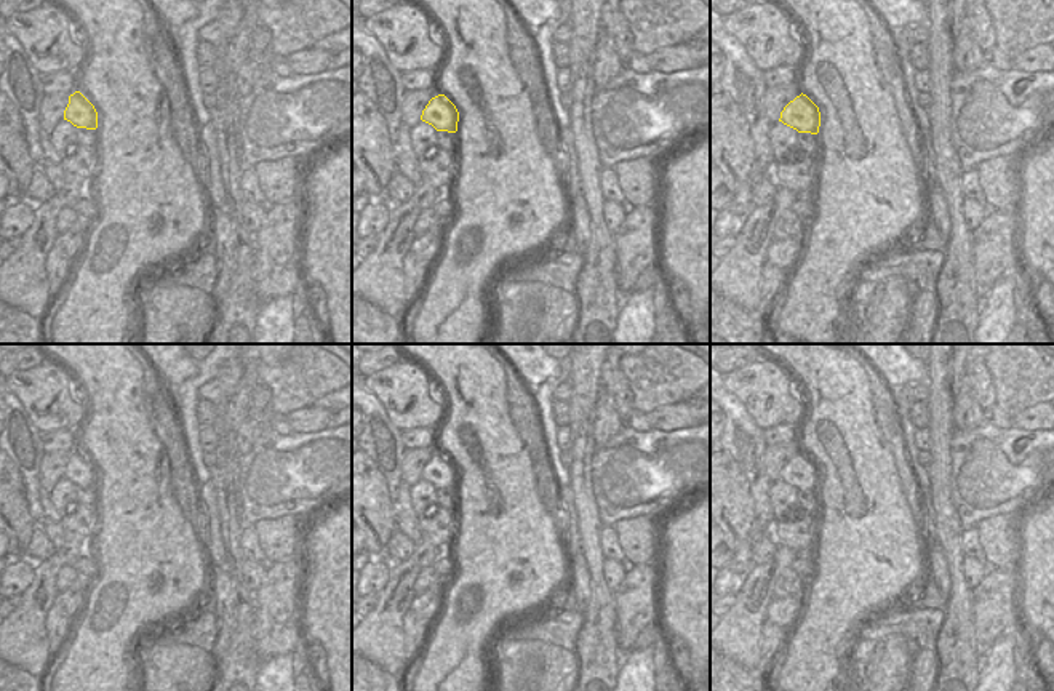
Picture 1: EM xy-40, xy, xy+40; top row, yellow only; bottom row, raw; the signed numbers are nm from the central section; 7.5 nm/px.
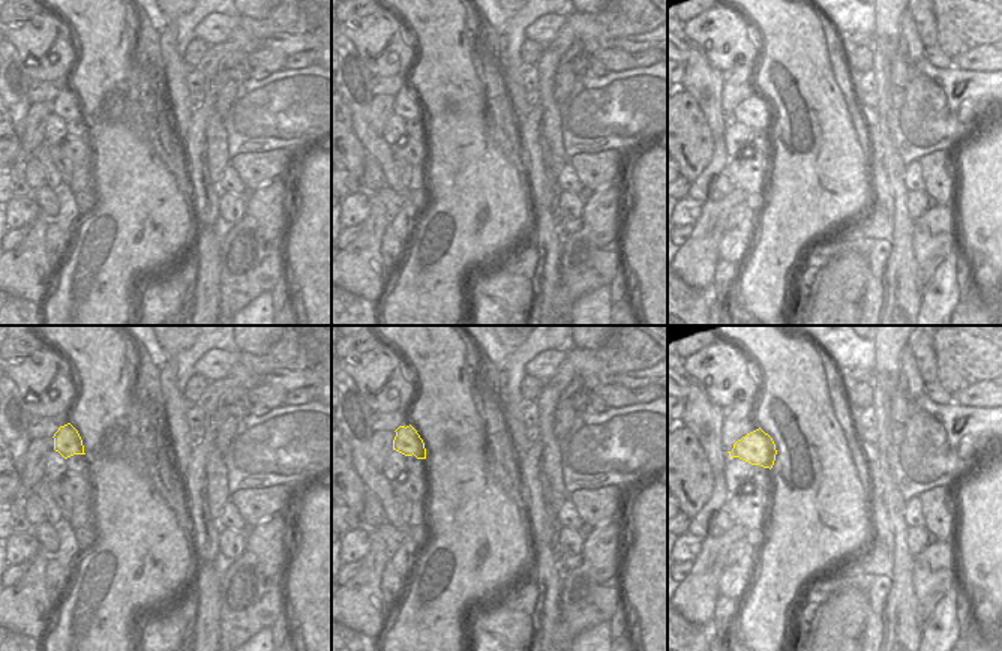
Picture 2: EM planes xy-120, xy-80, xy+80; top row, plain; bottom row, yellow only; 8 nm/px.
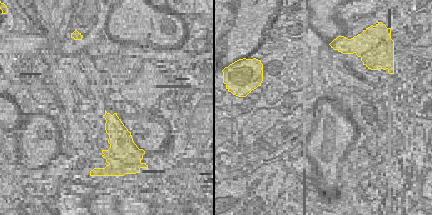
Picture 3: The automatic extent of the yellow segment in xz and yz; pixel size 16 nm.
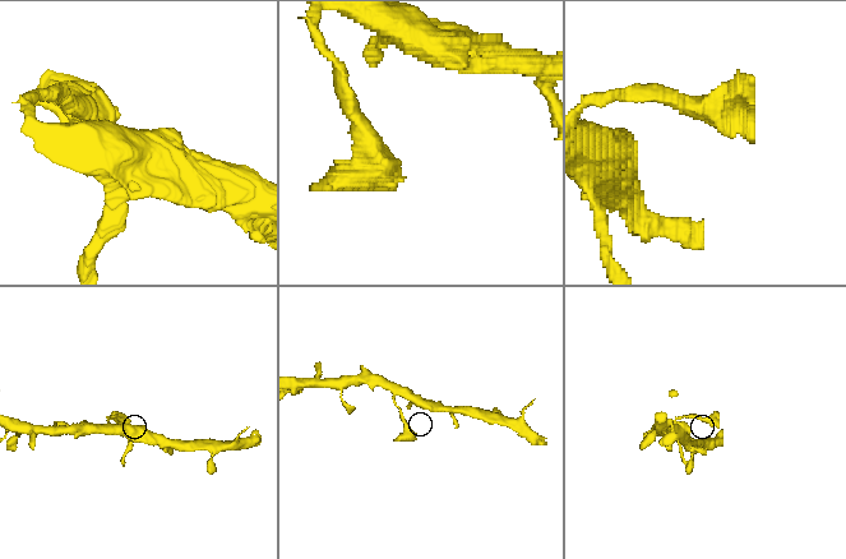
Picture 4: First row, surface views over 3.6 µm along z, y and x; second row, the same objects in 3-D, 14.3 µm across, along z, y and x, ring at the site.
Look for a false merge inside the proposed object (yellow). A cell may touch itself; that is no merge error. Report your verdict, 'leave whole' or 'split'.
split

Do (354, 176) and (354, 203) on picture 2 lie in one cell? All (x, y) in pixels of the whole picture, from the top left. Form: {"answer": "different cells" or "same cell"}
{"answer": "different cells"}

